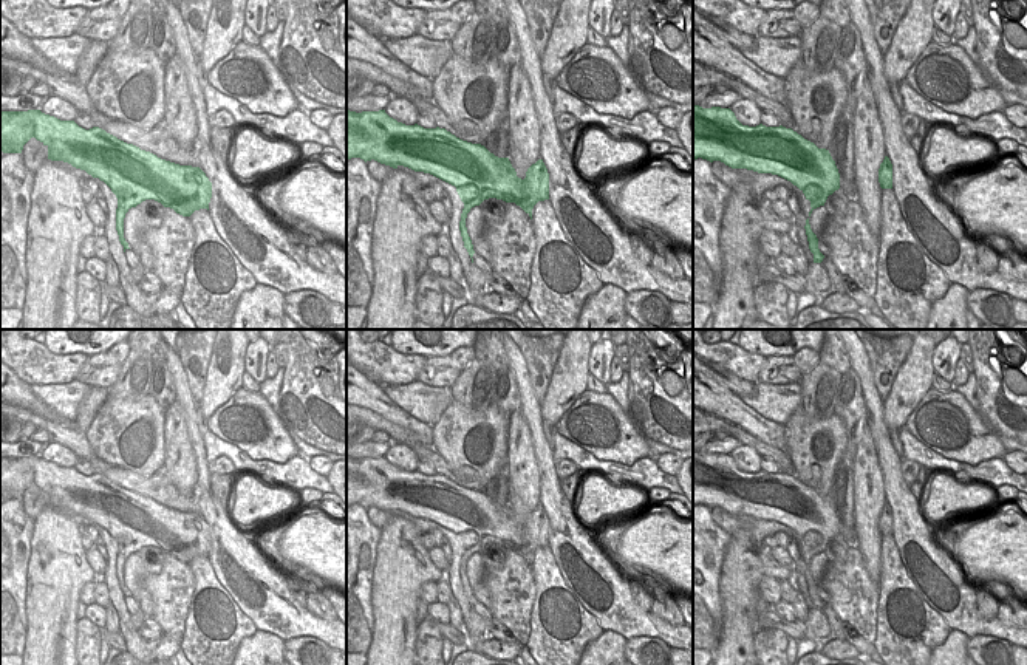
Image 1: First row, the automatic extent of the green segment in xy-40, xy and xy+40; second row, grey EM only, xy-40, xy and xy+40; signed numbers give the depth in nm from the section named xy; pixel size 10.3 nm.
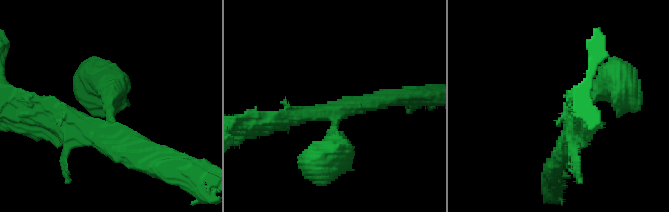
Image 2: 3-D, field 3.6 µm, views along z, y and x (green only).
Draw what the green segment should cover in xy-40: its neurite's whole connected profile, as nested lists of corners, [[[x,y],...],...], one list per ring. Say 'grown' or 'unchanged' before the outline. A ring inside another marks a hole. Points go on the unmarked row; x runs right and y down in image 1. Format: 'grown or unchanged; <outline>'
unchanged; [[[40,456],[0,458],[0,498],[22,500],[23,492],[36,484],[48,493],[48,506],[63,507],[104,527],[118,544],[116,577],[124,598],[128,589],[124,585],[125,560],[145,546],[155,546],[183,563],[207,555],[212,544],[212,529],[200,513],[179,512],[156,501],[127,490],[99,473],[85,476],[74,467],[60,467]]]

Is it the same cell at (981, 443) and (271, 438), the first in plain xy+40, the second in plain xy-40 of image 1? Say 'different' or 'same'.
same

